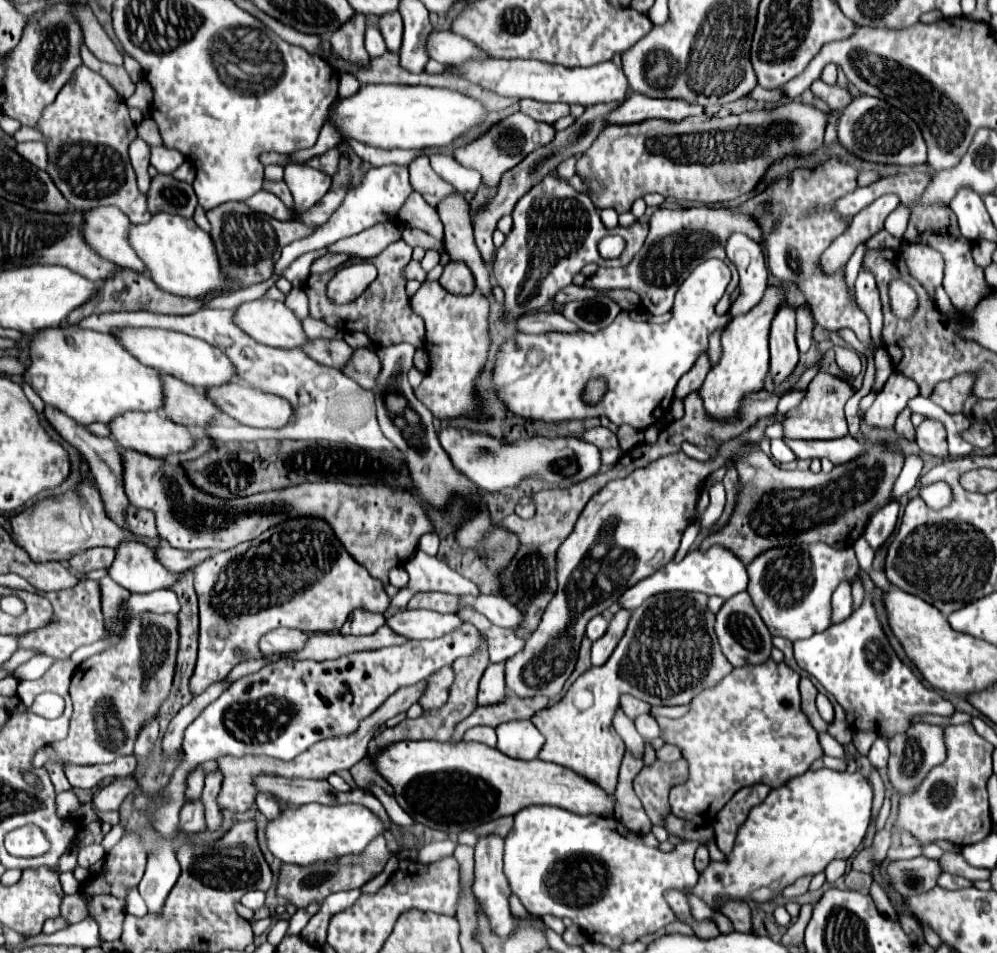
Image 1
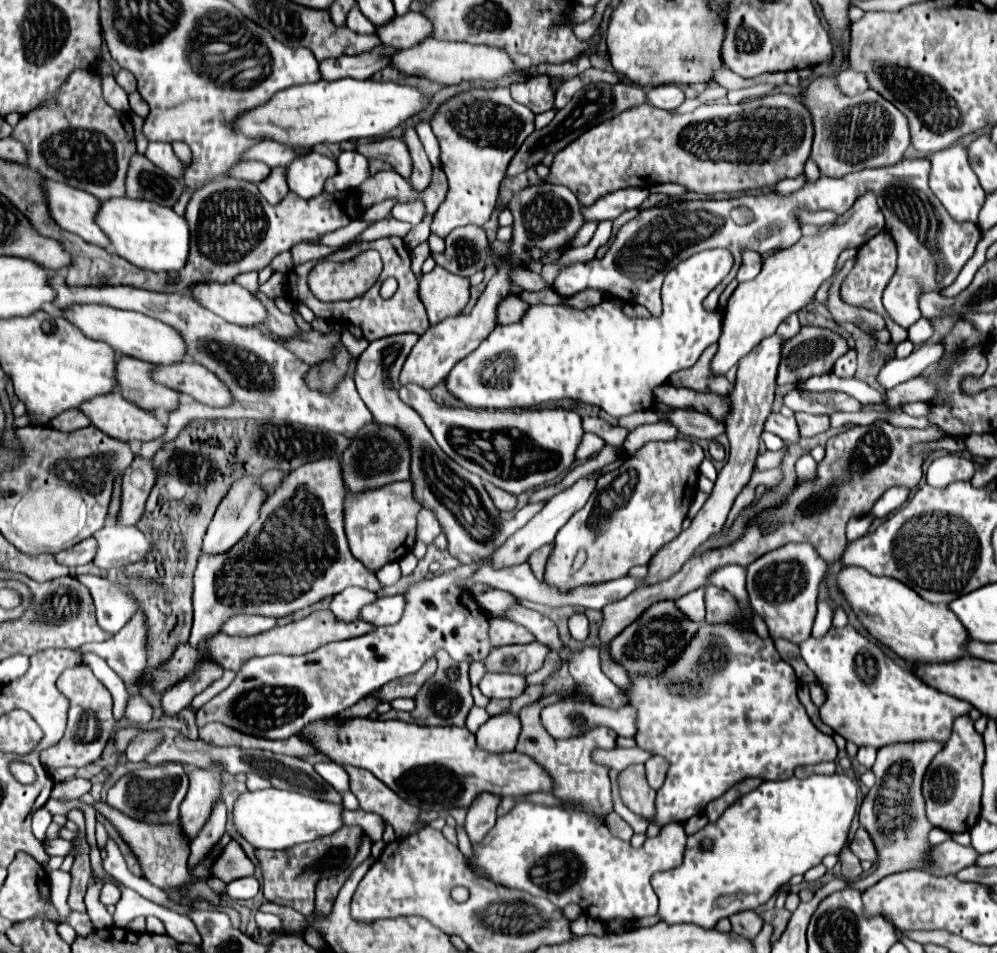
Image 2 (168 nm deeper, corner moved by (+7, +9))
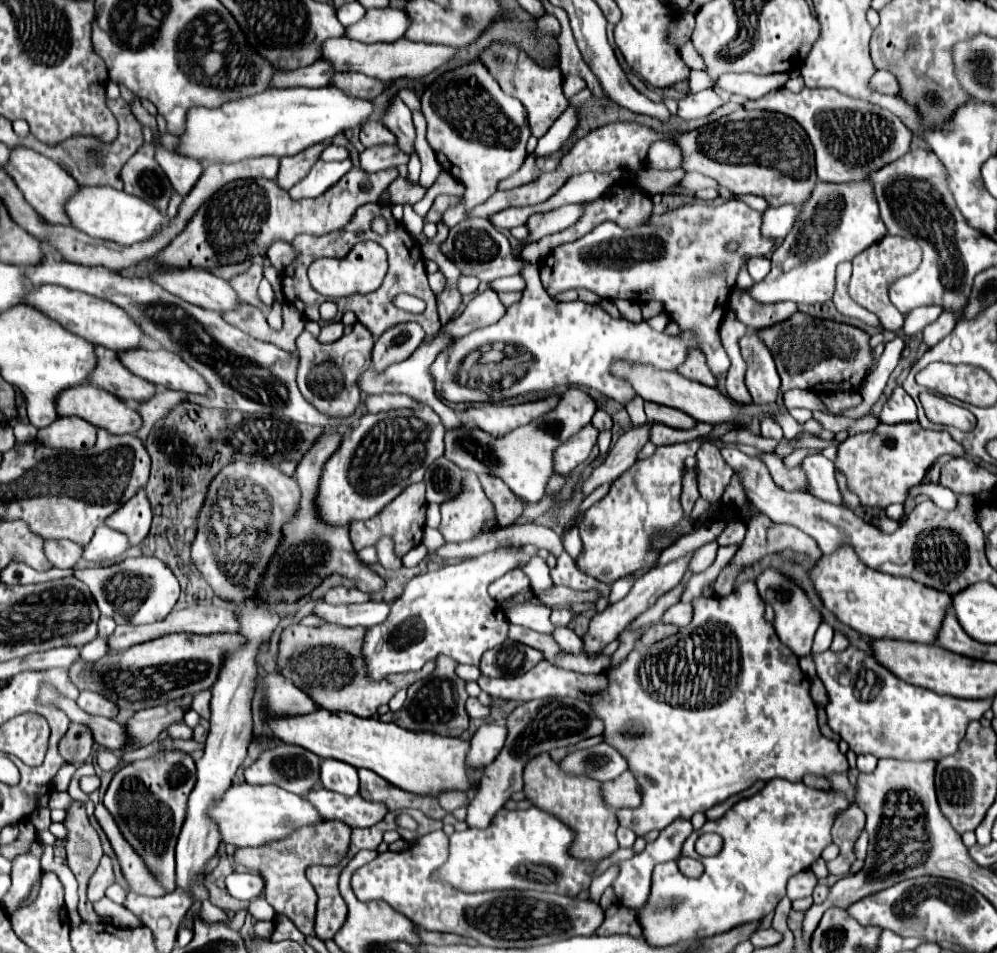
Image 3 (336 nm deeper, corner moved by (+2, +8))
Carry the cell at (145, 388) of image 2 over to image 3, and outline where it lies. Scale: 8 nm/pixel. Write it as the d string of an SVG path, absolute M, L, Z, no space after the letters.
M94 347L96 367L88 375L88 383L106 389L120 399L146 401L154 395L156 387L136 375L132 375L120 361L118 355L106 347Z

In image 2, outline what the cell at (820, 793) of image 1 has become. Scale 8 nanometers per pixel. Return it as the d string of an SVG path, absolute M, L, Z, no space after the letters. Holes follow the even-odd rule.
M845 772L835 774L811 774L803 780L791 776L779 782L763 782L761 788L745 794L733 808L717 820L717 824L707 824L697 834L689 836L685 860L679 868L669 872L657 872L651 878L651 886L659 896L659 916L667 924L697 924L703 928L713 928L719 918L729 918L739 910L755 910L765 904L783 884L787 884L795 874L805 874L809 868L821 864L827 854L839 854L845 846L851 830L851 822L857 814L857 782ZM703 840L711 840L711 848L703 848Z

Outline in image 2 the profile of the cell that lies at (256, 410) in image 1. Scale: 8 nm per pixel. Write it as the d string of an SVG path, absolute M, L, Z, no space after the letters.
M185 360L185 364L173 364L173 368L157 366L157 380L169 384L169 388L177 388L179 392L193 396L207 406L233 404L233 396L225 382L205 366L191 360Z

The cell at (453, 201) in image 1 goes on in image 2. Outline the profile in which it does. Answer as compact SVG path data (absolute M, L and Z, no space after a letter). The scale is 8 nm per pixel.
M409 128L405 132L403 140L407 142L409 152L411 152L411 158L413 158L413 164L415 164L415 170L413 170L413 176L409 178L409 182L417 190L425 190L431 184L431 180L433 180L433 166L431 166L425 150L423 150L419 138L417 138L417 132L413 128Z

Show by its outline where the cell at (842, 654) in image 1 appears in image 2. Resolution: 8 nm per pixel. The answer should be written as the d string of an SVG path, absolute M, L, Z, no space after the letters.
M851 624L843 628L831 626L823 638L809 636L799 644L799 650L801 650L801 658L805 660L809 670L819 678L821 686L827 692L827 700L821 706L821 720L829 724L845 740L851 740L857 746L881 748L885 744L913 742L913 740L947 742L953 720L961 714L967 714L973 708L969 702L963 702L955 696L929 688L923 680L897 666L885 652L881 652L881 648L875 642L861 636Z

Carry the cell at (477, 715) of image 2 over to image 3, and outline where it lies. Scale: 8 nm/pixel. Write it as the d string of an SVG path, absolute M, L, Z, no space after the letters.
M468 697L468 701L466 701L466 711L468 711L470 717L486 717L486 715L490 713L488 707L484 707L476 697Z

